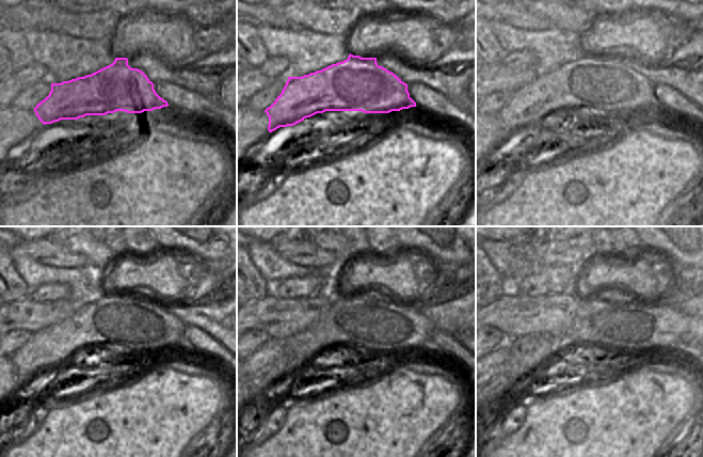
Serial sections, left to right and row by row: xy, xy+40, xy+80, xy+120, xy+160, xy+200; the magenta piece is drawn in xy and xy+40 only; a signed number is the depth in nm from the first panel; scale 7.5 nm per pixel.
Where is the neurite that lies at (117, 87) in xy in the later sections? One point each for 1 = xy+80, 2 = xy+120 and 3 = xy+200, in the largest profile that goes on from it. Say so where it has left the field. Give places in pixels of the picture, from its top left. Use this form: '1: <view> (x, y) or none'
1: xy+80 (603, 83)
2: xy+120 (133, 324)
3: xy+200 (566, 319)

